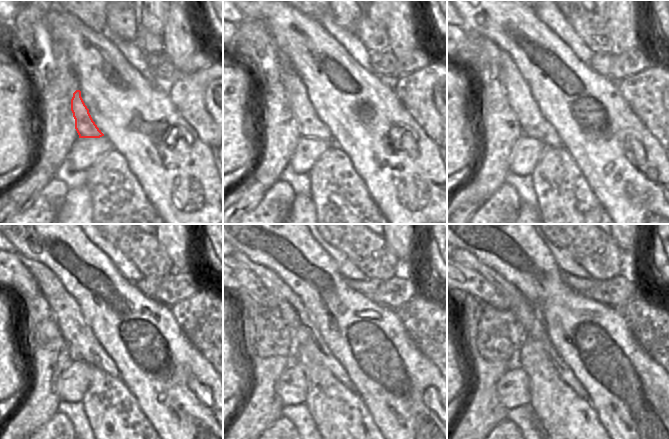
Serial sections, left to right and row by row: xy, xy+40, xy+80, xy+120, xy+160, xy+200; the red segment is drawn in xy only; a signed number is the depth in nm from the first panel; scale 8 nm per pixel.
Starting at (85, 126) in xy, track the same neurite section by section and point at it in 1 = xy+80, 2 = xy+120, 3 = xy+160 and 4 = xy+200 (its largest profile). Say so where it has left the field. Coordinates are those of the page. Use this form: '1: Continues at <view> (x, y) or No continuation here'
1: Continues at xy+80 (533, 123)
2: Continues at xy+120 (65, 311)
3: Continues at xy+160 (306, 342)
4: Continues at xy+200 (524, 311).

